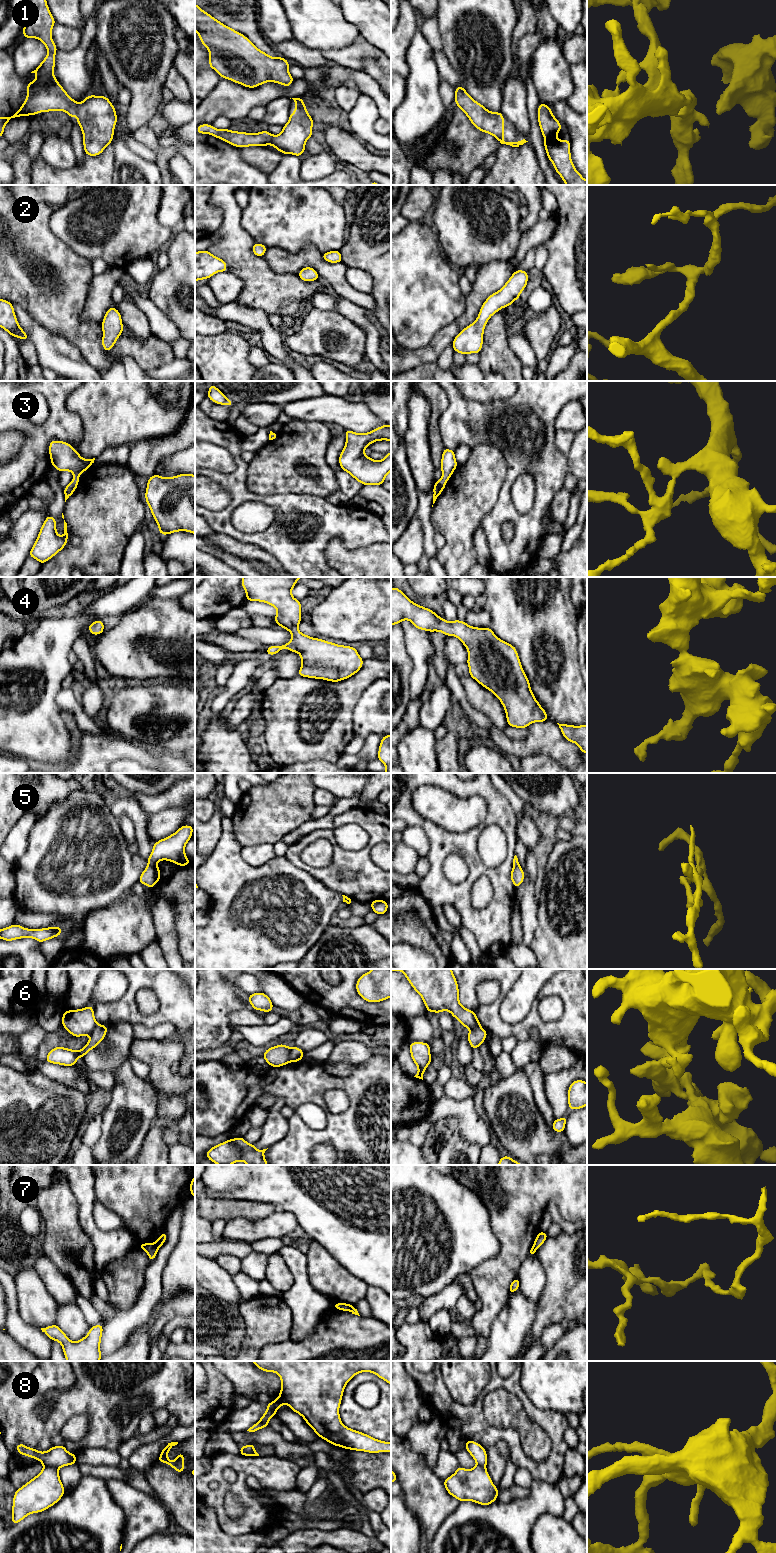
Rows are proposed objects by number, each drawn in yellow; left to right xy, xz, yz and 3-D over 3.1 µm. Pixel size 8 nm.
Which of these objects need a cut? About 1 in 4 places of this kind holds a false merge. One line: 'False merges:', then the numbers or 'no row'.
False merges: 5, 6, 7, 8

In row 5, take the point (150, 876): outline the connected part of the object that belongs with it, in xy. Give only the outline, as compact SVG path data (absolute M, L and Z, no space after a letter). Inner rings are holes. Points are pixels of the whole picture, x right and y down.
M147 866L141 873L138 882L144 884L149 888L153 888L156 883L160 880L160 868L155 866Z

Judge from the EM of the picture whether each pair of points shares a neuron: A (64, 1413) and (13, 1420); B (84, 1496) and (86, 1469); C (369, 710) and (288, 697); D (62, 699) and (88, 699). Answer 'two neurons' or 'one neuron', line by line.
A: one neuron
B: two neurons
C: two neurons
D: two neurons

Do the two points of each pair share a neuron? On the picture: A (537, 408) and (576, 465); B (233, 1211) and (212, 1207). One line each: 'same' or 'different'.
A: different
B: same

